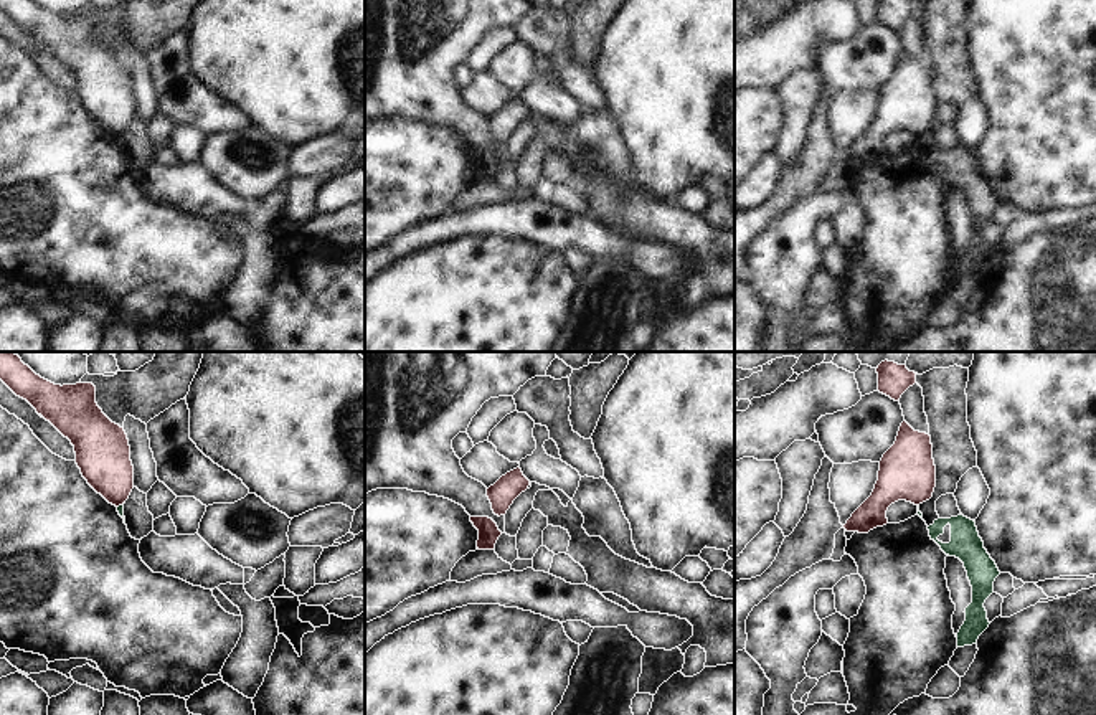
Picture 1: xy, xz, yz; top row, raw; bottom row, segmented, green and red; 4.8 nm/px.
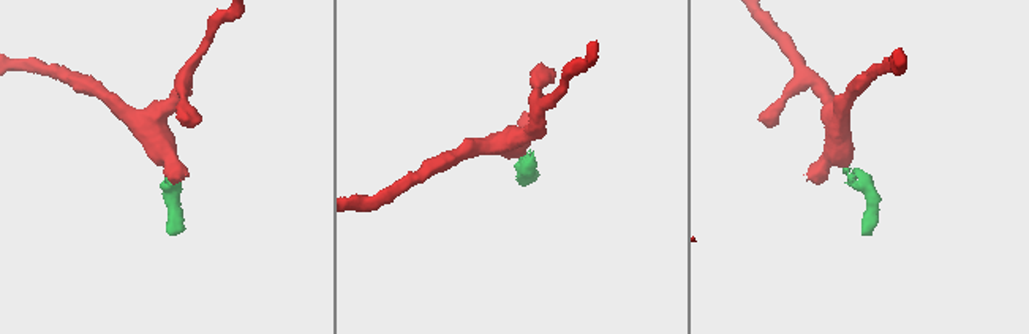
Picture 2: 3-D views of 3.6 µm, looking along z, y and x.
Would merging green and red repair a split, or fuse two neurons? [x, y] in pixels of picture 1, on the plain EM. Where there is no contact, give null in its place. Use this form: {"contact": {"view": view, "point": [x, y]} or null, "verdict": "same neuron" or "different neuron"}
{"contact": {"view": "xy", "point": [119, 136]}, "verdict": "different neuron"}

